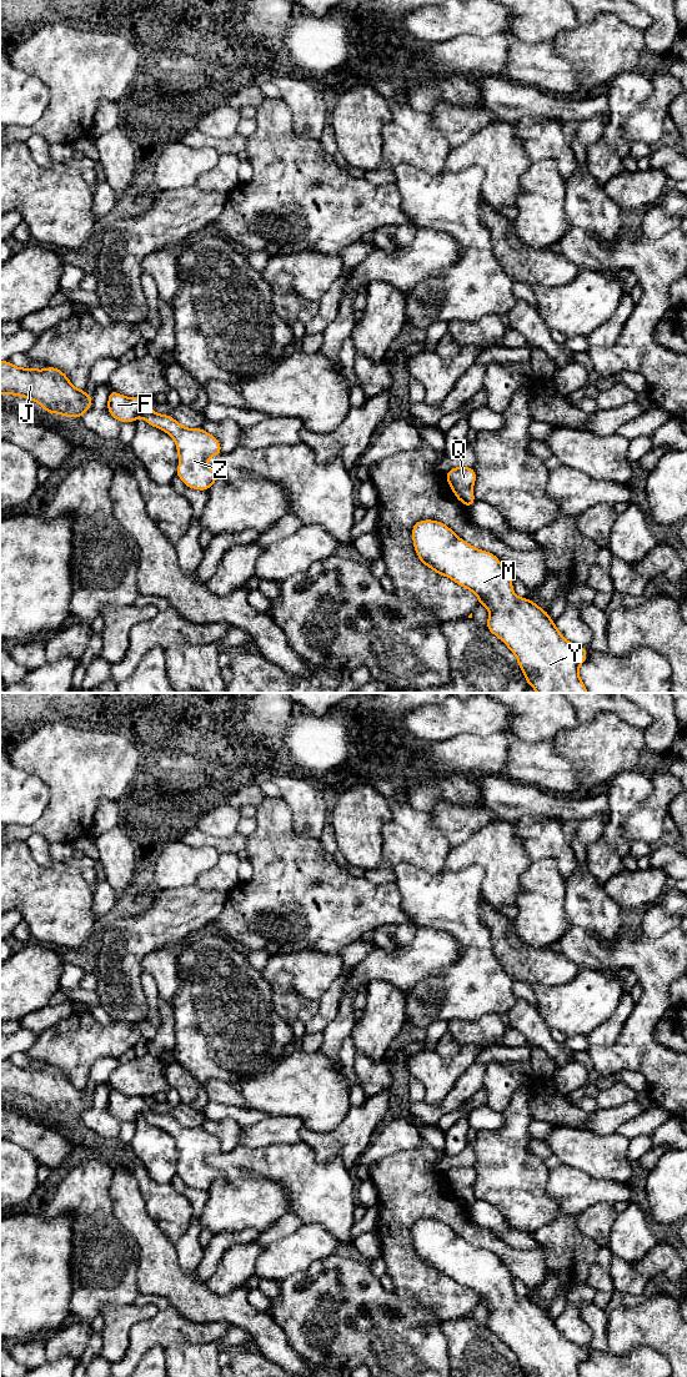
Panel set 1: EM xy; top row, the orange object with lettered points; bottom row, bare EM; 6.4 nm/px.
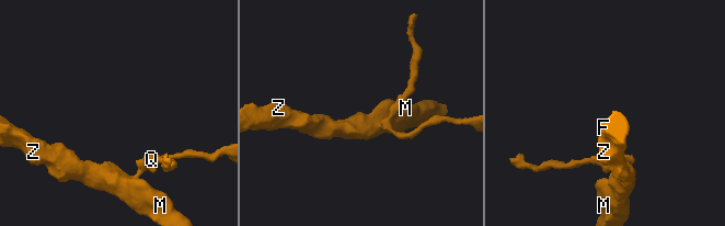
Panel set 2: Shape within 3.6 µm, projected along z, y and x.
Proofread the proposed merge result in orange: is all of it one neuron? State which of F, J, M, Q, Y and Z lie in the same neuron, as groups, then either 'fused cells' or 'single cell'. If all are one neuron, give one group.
groups F J M Y Z / Q; fused cells

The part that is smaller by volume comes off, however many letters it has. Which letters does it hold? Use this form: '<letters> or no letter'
Q

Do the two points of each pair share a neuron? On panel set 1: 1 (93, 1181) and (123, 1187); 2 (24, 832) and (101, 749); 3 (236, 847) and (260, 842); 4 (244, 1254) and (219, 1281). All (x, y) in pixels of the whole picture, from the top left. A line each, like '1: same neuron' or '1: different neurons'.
1: different neurons
2: same neuron
3: different neurons
4: same neuron

